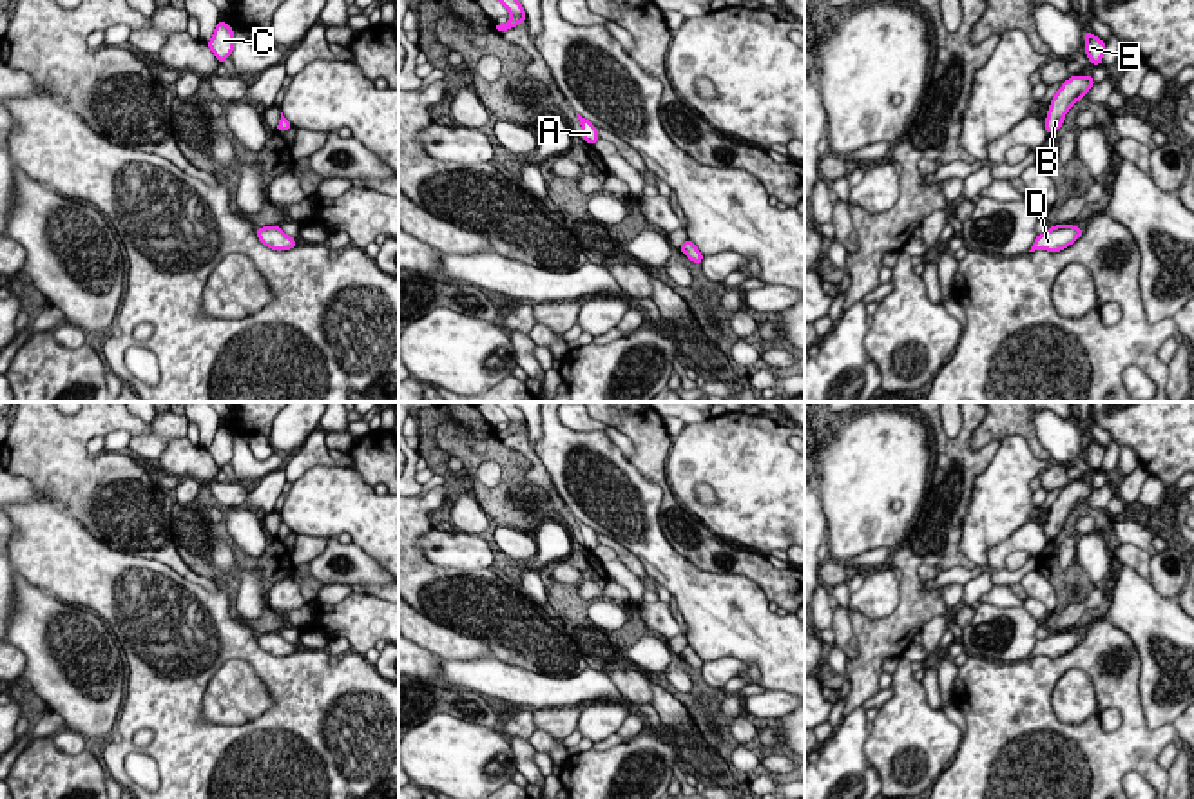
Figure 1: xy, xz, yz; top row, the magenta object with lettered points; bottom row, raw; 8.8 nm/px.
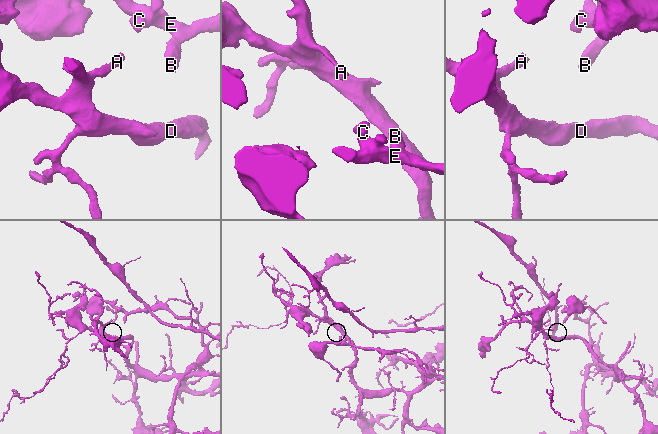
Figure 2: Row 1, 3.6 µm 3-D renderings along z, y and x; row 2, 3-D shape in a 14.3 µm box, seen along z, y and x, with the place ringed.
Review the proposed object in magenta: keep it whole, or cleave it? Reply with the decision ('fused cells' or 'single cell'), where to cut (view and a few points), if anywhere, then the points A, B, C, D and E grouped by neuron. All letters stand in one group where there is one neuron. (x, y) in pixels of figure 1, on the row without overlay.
single cell | no cut | A B C D E

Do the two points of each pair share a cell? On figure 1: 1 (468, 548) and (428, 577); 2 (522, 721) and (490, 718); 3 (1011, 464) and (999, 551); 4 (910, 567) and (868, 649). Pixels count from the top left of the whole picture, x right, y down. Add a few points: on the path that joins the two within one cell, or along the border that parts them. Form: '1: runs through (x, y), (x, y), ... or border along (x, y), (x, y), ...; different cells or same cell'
1: border along (417, 546), (432, 562), (444, 567), (484, 567); different cells
2: runs through (515, 723), (497, 723); same cell
3: border along (1039, 522), (1028, 522), (997, 542), (986, 566); different cells
4: runs through (910, 587), (910, 609), (888, 631); same cell

